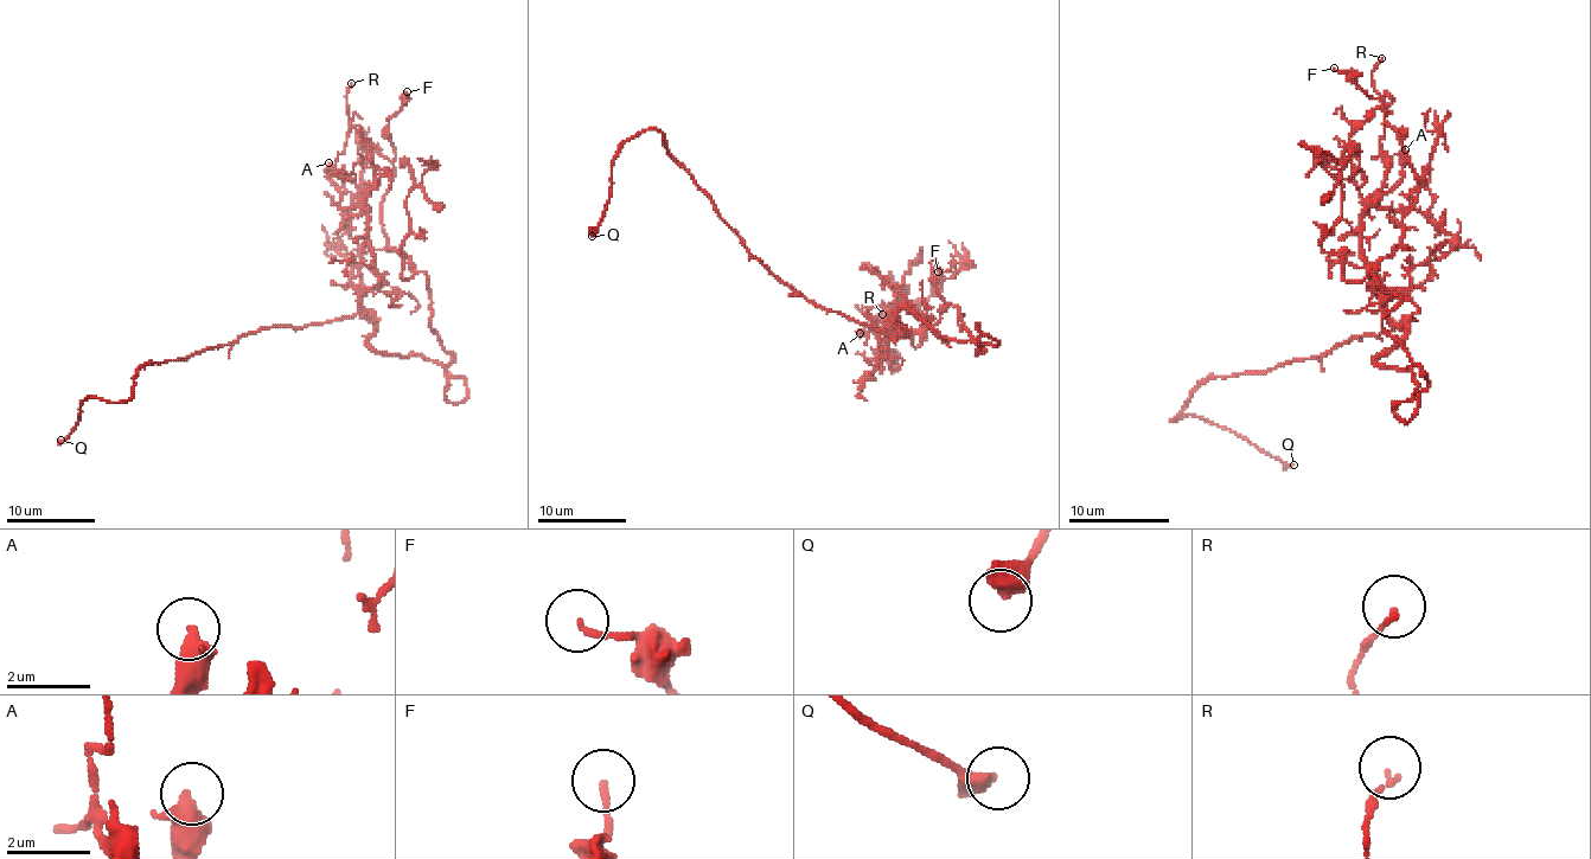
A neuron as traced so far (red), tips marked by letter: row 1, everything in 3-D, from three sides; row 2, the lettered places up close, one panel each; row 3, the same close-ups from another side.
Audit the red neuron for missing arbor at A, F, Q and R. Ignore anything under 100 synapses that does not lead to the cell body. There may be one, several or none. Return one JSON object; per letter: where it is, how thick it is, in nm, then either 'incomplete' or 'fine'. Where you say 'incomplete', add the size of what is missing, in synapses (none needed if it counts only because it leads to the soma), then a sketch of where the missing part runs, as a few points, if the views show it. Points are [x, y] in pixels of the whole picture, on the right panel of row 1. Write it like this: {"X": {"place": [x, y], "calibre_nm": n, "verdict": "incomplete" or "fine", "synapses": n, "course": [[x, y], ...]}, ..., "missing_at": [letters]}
{"A": {"place": [1405, 149], "calibre_nm": 480, "verdict": "fine"}, "F": {"place": [1334, 68], "calibre_nm": 130, "verdict": "fine"}, "Q": {"place": [1294, 465], "calibre_nm": 480, "verdict": "incomplete", "course": [[1294, 465], [1285, 474], [1289, 482]]}, "R": {"place": [1381, 58], "calibre_nm": 110, "verdict": "fine"}, "missing_at": ["Q"]}

